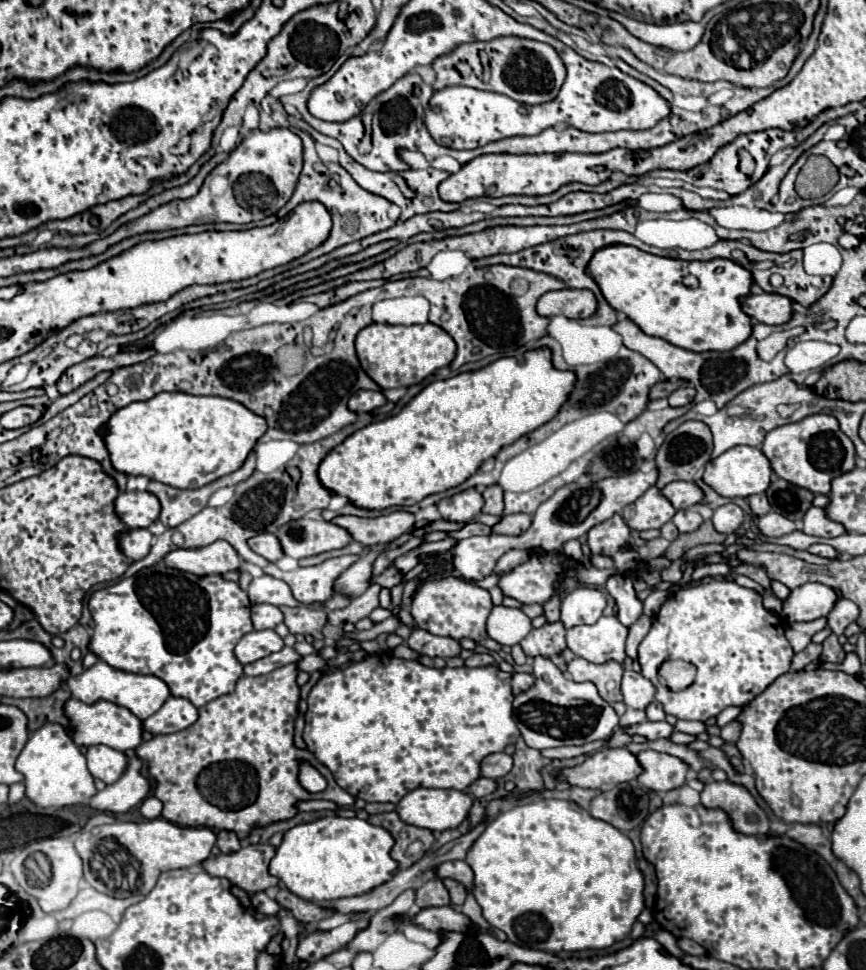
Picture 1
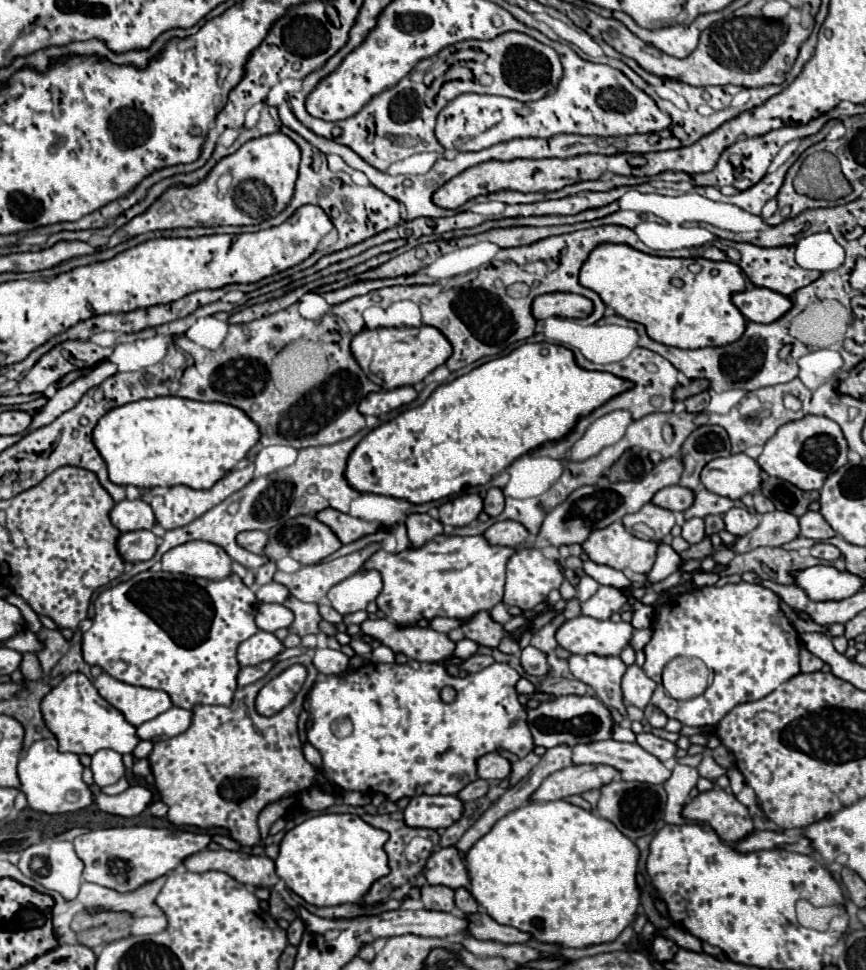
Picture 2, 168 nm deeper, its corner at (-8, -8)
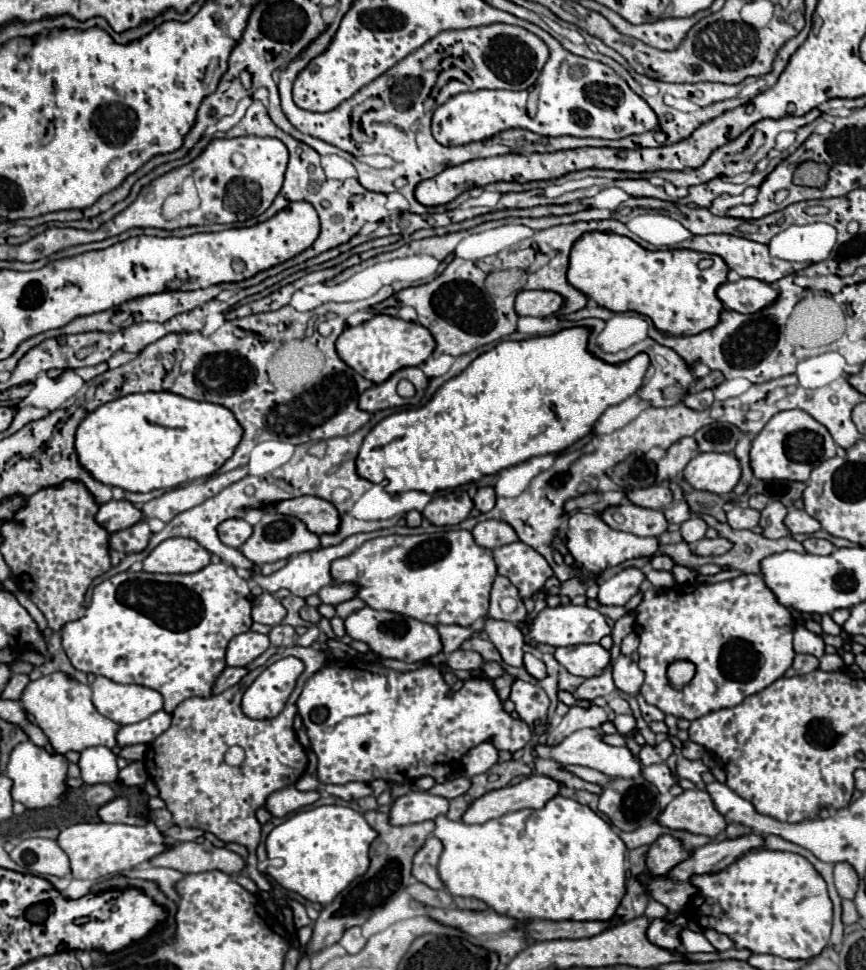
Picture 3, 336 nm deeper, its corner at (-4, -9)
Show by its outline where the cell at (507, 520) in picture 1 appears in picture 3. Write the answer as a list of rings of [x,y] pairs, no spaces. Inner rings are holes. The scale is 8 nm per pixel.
[[[500,520],[478,522],[472,530],[472,536],[478,546],[490,548],[490,550],[518,540],[518,536],[514,536],[514,528],[510,528],[510,524],[502,524]]]

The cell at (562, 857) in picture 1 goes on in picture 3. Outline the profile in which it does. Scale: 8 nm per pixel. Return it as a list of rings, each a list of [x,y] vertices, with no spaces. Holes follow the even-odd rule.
[[[554,796],[540,810],[518,810],[518,812],[510,812],[506,816],[488,820],[484,824],[454,822],[454,820],[448,820],[446,816],[438,816],[434,822],[436,822],[434,836],[444,844],[444,850],[442,850],[442,856],[438,862],[438,874],[440,874],[440,880],[444,882],[446,890],[452,896],[478,898],[478,900],[486,902],[498,914],[504,914],[504,916],[510,916],[516,920],[538,920],[538,918],[540,920],[610,920],[610,916],[616,914],[616,908],[618,908],[618,904],[624,896],[624,890],[626,890],[626,864],[624,864],[626,844],[612,830],[612,826],[604,818],[600,818],[596,812],[592,812],[588,806],[584,806],[572,798]]]

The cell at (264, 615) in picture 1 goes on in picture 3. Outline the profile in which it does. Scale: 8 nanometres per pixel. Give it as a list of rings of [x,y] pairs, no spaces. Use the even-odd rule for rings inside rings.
[[[262,592],[260,596],[254,598],[254,604],[252,604],[252,620],[254,622],[276,626],[282,622],[284,616],[286,616],[286,608],[272,594]]]

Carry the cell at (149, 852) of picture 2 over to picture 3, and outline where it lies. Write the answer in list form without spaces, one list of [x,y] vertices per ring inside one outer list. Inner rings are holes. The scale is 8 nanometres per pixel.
[[[151,820],[144,826],[106,824],[106,822],[72,824],[58,834],[56,842],[70,858],[72,876],[74,878],[90,878],[90,880],[98,880],[108,874],[130,870],[136,864],[148,862],[158,852],[166,850],[164,836],[160,836],[160,830]]]

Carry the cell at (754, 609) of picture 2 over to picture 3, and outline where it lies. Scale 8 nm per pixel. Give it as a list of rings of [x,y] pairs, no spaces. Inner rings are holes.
[[[742,574],[718,584],[684,584],[664,592],[646,590],[642,592],[642,602],[636,606],[634,626],[634,632],[640,638],[638,666],[644,672],[640,694],[648,704],[660,708],[664,714],[686,720],[696,720],[710,712],[738,706],[746,696],[752,696],[770,686],[774,680],[782,678],[784,672],[792,666],[794,626],[796,622],[790,610],[782,608],[782,604],[778,604],[778,600],[766,592],[766,584],[762,584],[762,578],[756,574]],[[676,660],[688,660],[696,666],[694,678],[682,688],[674,688],[666,676],[668,666]]]

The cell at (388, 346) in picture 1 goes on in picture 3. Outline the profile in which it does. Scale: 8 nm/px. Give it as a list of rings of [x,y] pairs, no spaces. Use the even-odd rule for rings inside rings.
[[[376,314],[358,326],[346,326],[336,340],[338,356],[358,374],[374,384],[388,380],[396,370],[406,366],[420,366],[436,348],[428,328],[418,322],[406,322],[388,314]]]

